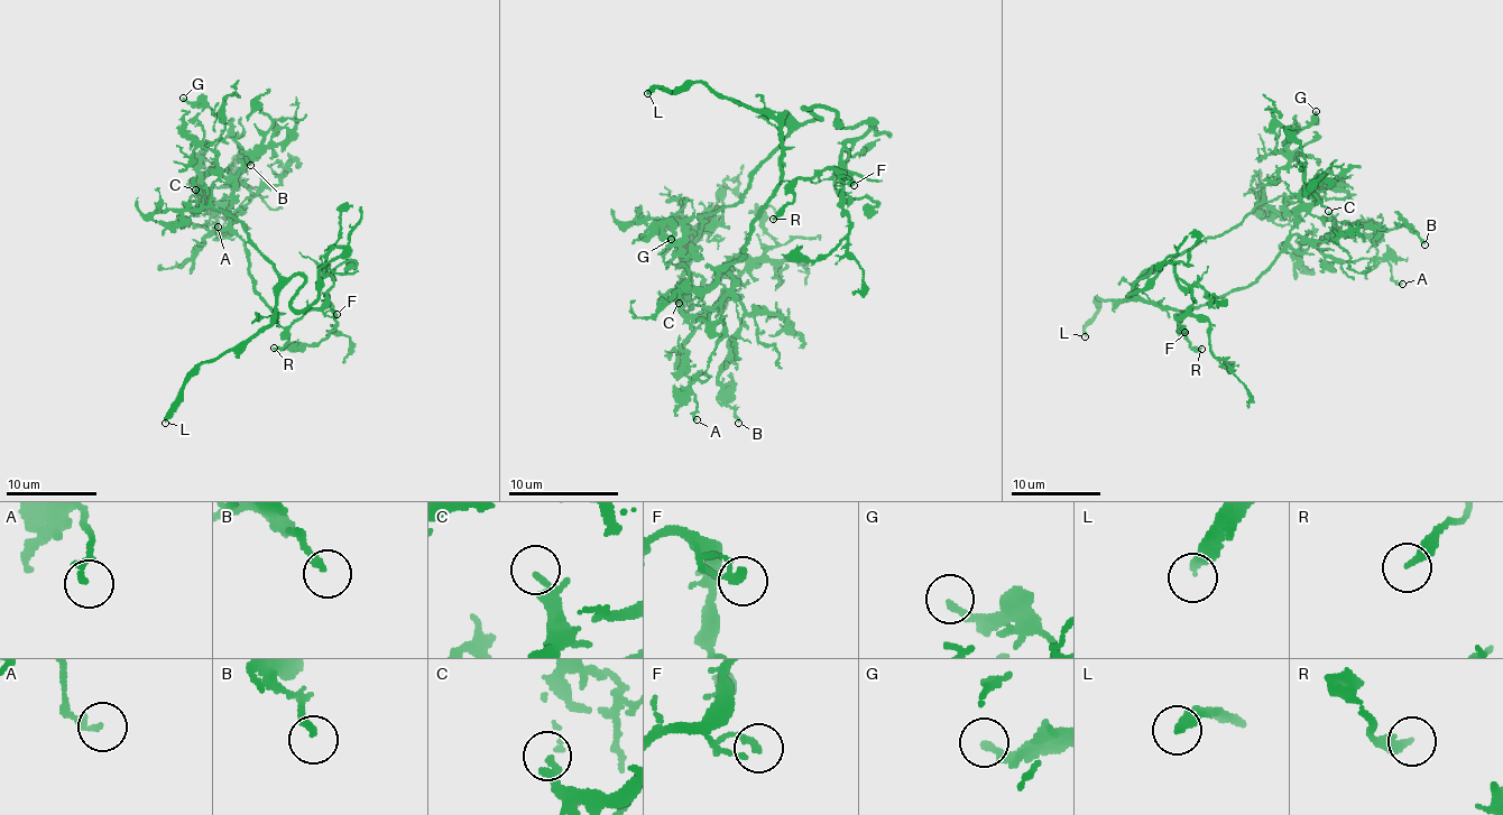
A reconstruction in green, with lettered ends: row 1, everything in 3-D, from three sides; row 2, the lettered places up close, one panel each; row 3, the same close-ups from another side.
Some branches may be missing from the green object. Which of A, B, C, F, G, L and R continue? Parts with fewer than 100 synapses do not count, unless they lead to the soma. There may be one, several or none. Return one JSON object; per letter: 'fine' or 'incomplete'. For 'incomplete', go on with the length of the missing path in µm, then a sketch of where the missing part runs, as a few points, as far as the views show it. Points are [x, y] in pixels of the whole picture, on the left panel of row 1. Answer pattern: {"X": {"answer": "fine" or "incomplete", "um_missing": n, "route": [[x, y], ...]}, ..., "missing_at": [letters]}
{"A": {"answer": "fine"}, "B": {"answer": "fine"}, "C": {"answer": "fine"}, "F": {"answer": "fine"}, "G": {"answer": "fine"}, "L": {"answer": "incomplete", "um_missing": 40}, "R": {"answer": "fine"}, "missing_at": ["L"]}

